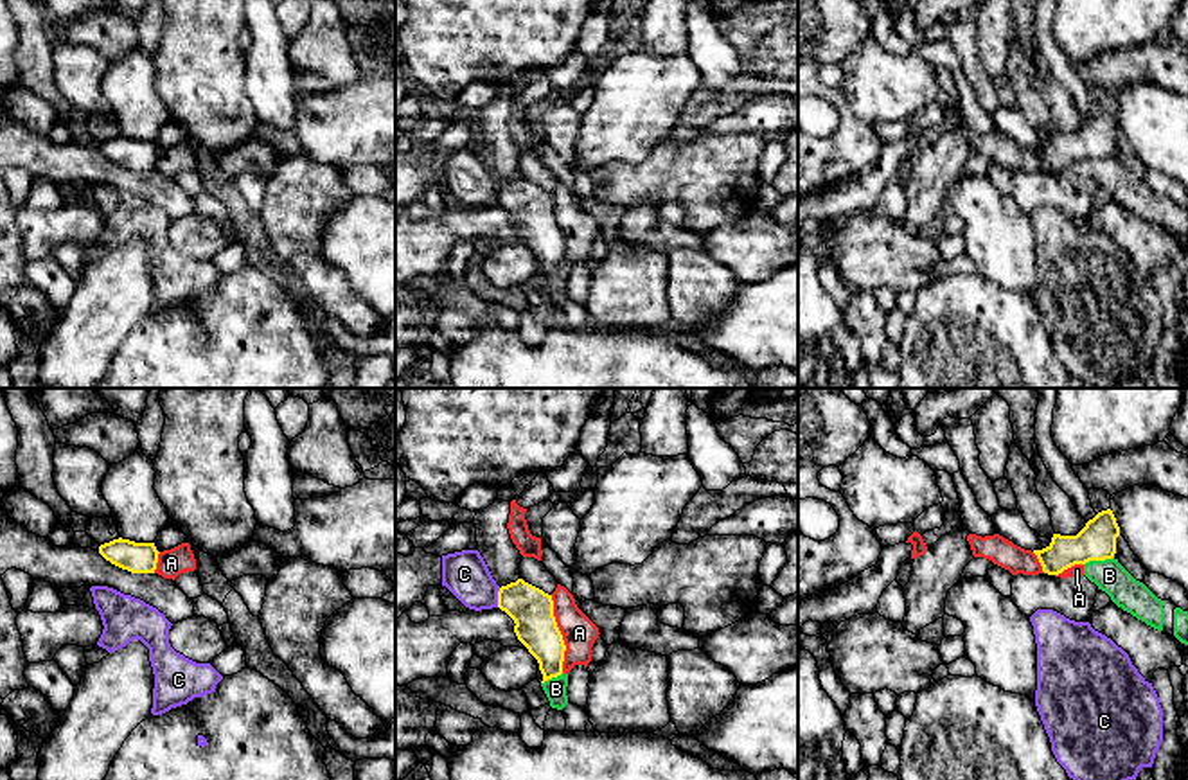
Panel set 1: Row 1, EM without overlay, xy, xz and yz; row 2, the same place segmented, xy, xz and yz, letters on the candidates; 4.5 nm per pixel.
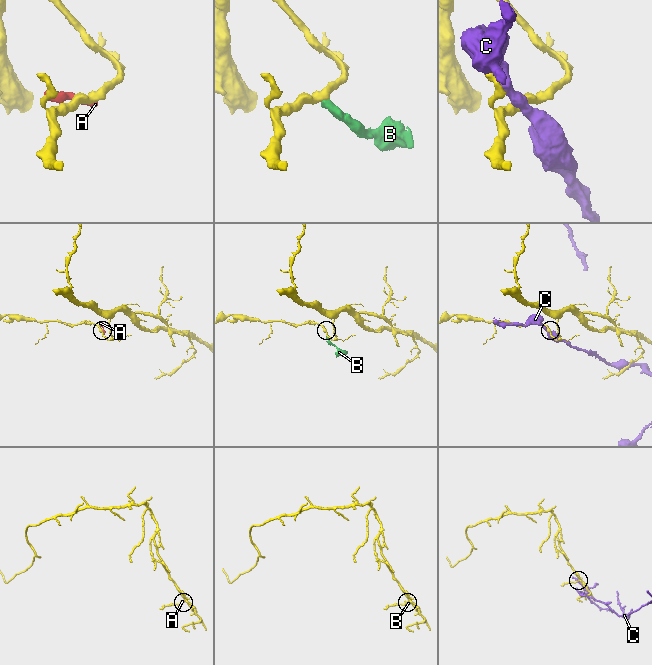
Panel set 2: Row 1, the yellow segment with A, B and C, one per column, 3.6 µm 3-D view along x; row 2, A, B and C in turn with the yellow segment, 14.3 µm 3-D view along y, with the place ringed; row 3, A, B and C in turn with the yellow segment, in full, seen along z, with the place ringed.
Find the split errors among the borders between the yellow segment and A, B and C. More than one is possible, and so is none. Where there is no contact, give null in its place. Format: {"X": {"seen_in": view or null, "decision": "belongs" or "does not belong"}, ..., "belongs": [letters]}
{"A": {"seen_in": "xz", "decision": "does not belong"}, "B": {"seen_in": "yz", "decision": "does not belong"}, "C": {"seen_in": "xz", "decision": "does not belong"}, "belongs": []}

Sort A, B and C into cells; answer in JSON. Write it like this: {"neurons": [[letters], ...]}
{"neurons": [["A", "B"], ["C"]]}

